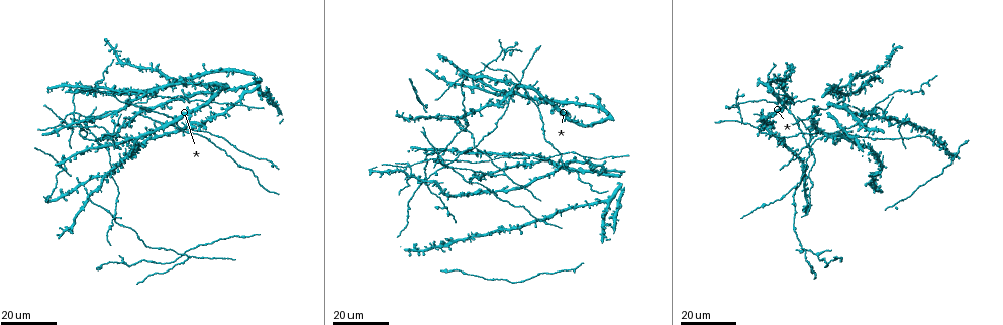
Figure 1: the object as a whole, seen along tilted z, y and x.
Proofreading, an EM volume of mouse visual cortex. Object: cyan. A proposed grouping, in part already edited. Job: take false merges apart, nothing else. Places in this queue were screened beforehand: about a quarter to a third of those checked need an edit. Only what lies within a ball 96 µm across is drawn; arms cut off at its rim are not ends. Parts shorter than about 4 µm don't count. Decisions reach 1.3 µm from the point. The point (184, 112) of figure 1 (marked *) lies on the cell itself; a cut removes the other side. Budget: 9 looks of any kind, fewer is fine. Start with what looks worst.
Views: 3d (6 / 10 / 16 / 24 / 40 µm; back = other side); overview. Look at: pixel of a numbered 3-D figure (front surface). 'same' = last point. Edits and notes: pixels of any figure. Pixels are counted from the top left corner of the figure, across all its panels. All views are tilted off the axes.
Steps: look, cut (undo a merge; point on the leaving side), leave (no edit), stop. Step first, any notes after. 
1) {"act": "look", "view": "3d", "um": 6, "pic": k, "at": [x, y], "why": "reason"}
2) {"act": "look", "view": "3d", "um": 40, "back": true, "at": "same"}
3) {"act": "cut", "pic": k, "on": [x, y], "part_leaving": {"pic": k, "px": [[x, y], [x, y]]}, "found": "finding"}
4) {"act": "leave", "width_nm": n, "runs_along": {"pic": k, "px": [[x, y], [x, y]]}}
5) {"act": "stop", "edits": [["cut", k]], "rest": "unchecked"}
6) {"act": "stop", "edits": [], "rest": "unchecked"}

{"act": "look", "view": "3d", "um": 16, "pic": 1, "at": [409, 165], "why": "four-way junction"}

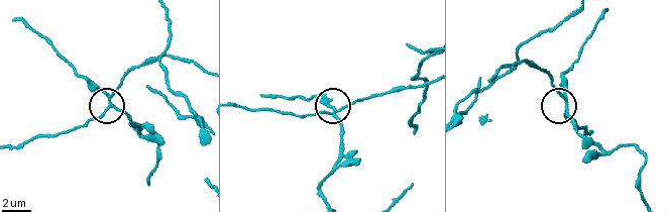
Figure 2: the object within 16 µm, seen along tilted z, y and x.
{"act": "look", "view": "3d", "um": 6, "pic": 2, "at": [110, 96]}

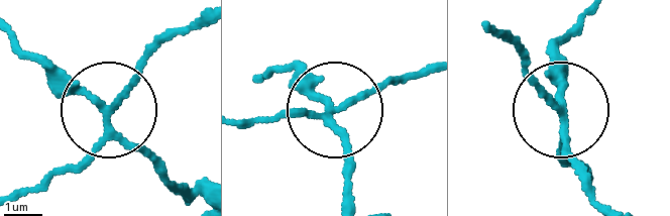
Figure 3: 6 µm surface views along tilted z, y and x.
{"act": "cut", "pic": 3, "on": [71, 80], "side_arm_um": 10, "part_leaving": {"pic": 3, "px": [[106, 126], [187, 193]]}, "found": "two cells meet here"}

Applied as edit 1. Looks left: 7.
{"act": "look", "view": "3d", "um": 16, "pic": 1, "at": [464, 152], "why": "three arms meet"}

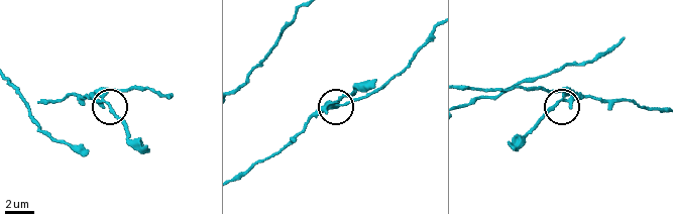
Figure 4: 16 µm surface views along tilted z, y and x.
{"act": "look", "view": "3d", "um": 10, "pic": 4, "at": [103, 99]}

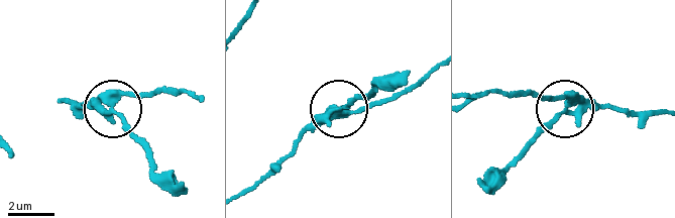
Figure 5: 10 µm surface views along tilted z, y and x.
{"act": "leave", "side_arm_um": 6, "runs_along": {"pic": 5, "px": [[198, 95], [164, 88], [118, 102], [116, 112], [146, 161]]}, "found": "continuous, no second cell"}

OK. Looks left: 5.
{"act": "look", "view": "3d", "um": 24, "pic": 1, "at": [449, 85], "why": "four arms meet"}

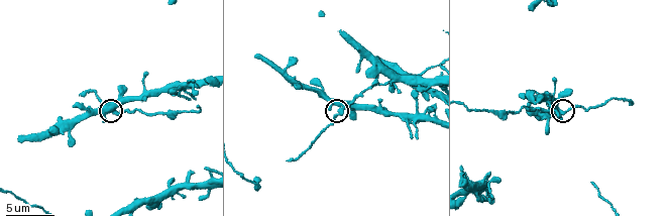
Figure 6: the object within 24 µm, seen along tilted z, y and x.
{"act": "look", "view": "3d", "um": 10, "pic": 6, "at": [339, 107], "why": "zoom in"}

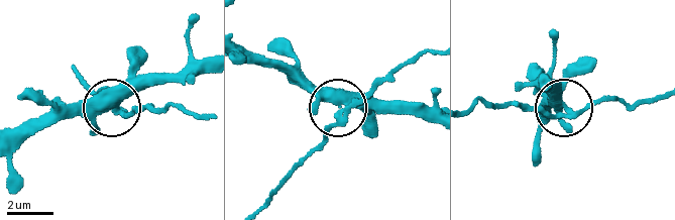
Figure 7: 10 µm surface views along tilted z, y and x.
{"act": "look", "view": "3d", "um": 6, "pic": 7, "at": [564, 108], "why": "closer look"}

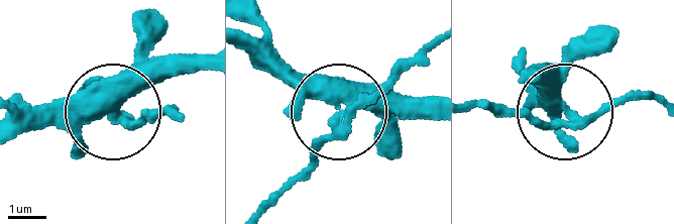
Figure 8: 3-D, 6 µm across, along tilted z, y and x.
{"act": "cut", "pic": 8, "on": [312, 160], "arms": 4, "part_leaving": {"pic": 8, "px": [[343, 128], [429, 48]]}, "found": "two cells meet here"}

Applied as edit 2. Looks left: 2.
{"act": "stop", "edits": [["cut", 3], ["cut", 8]], "rest": "unchecked"}

